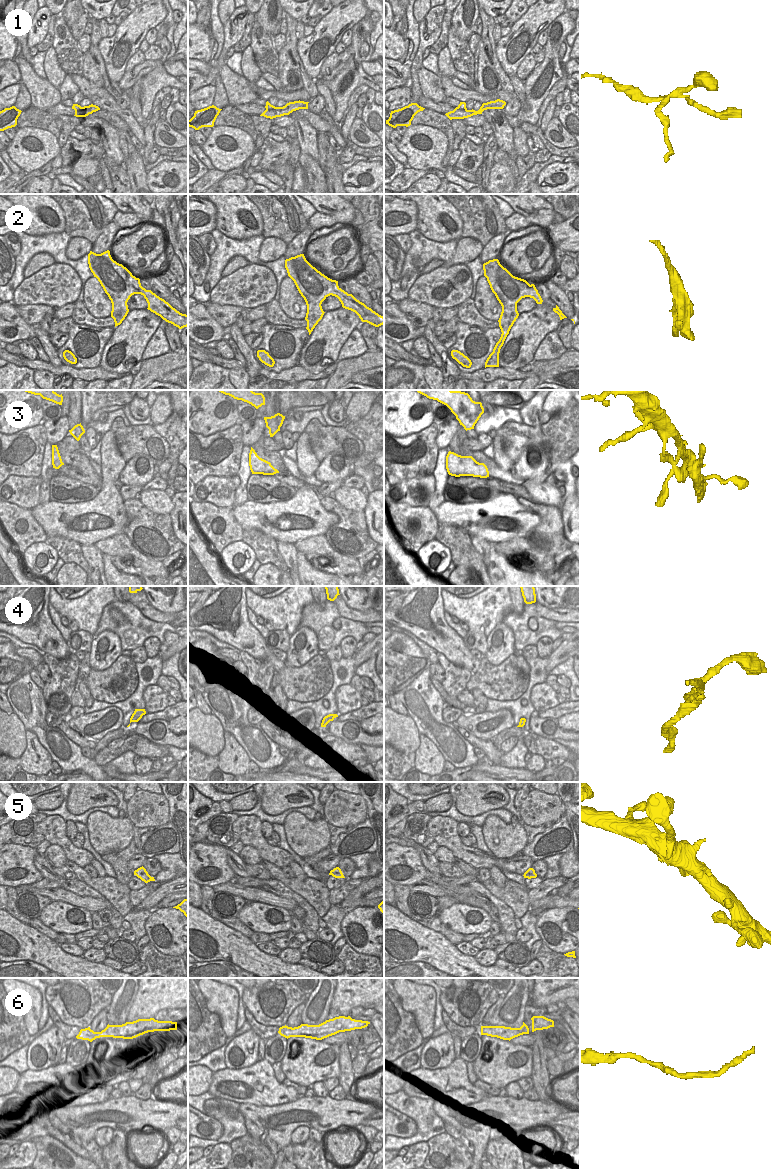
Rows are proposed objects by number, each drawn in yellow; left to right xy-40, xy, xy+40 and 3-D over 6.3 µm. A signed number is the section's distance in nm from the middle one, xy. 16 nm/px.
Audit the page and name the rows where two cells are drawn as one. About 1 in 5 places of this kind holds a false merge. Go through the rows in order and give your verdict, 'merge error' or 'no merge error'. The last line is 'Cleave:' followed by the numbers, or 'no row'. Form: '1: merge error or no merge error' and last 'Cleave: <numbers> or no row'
1: no merge error
2: no merge error
3: no merge error
4: no merge error
5: no merge error
6: no merge error
Cleave: no row

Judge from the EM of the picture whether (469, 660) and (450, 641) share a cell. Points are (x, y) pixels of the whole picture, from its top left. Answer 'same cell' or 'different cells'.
same cell

